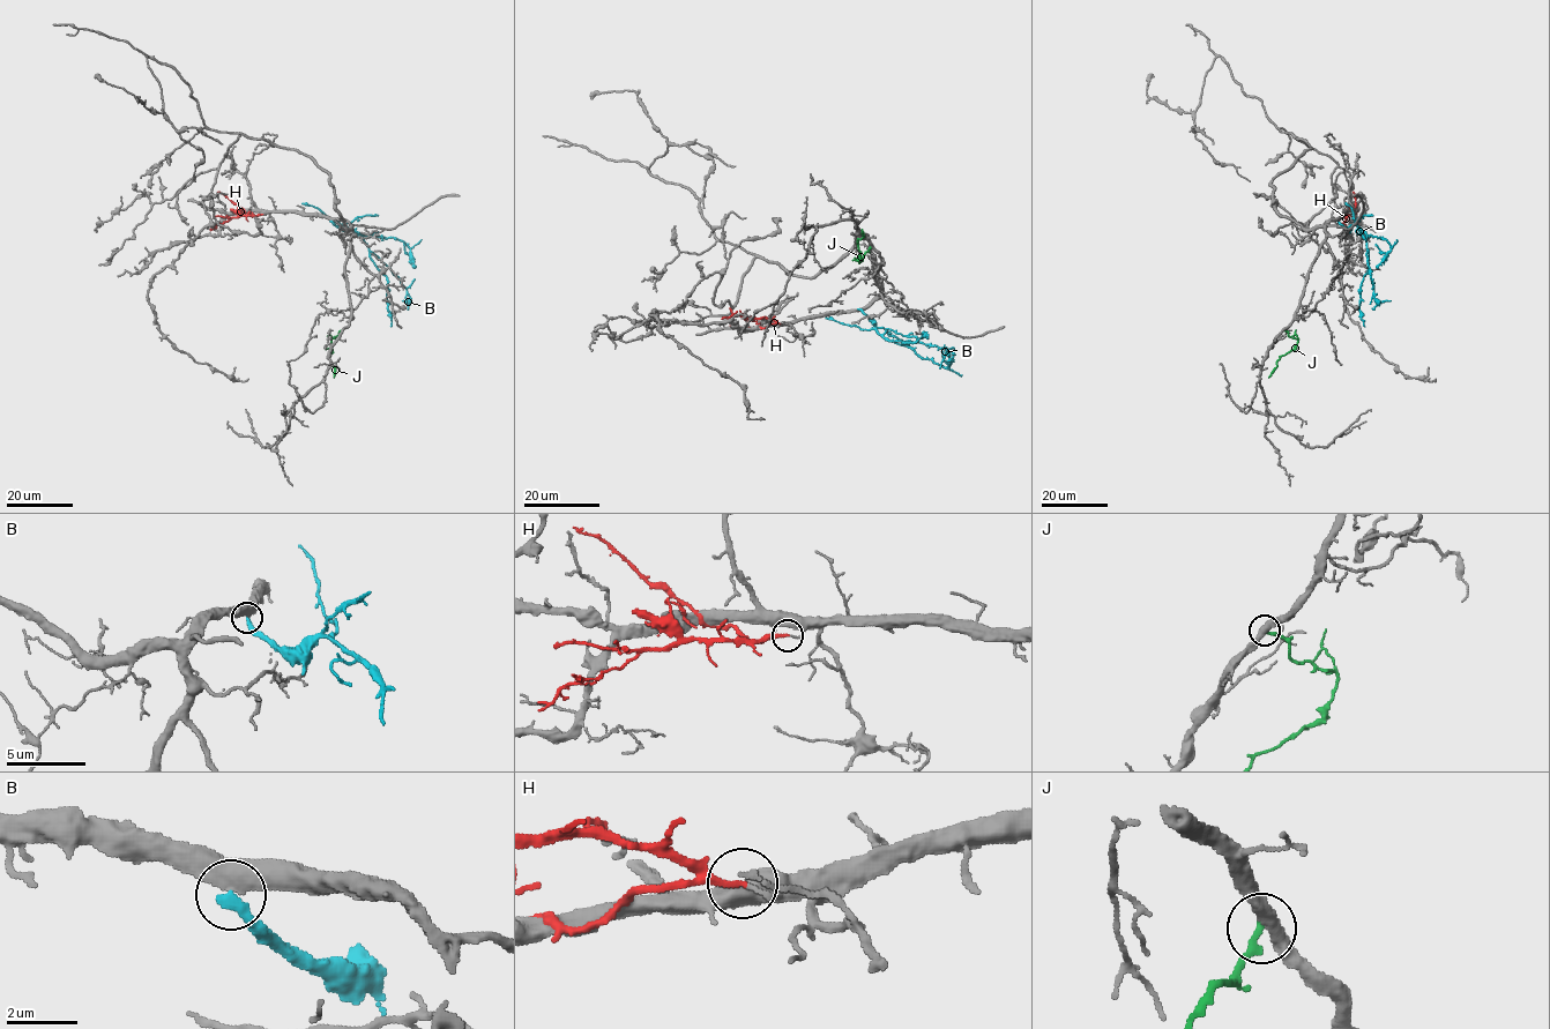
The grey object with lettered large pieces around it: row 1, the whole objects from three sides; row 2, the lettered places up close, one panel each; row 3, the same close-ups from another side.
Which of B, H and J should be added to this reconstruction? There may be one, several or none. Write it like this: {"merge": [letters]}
{"merge": []}

